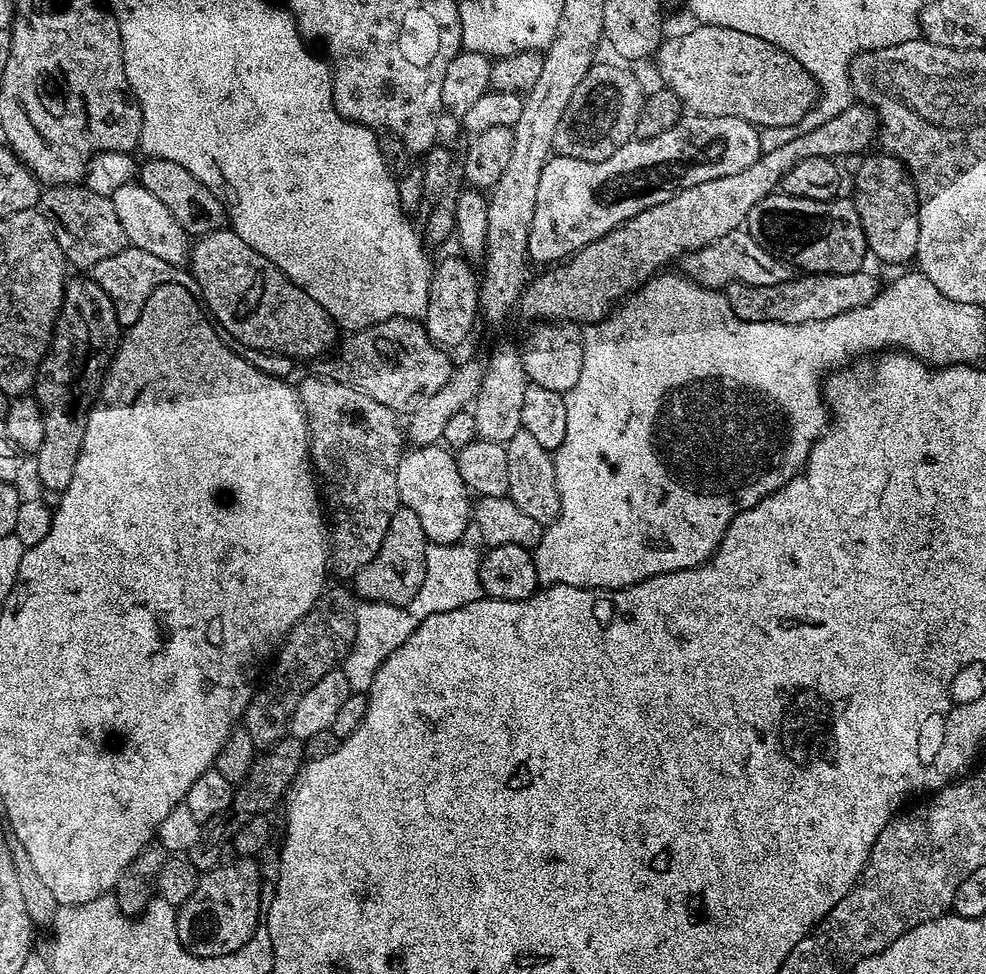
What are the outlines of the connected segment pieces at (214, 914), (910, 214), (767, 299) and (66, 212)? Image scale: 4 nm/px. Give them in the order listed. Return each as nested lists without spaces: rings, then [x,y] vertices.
[[[240,858],[237,864],[213,866],[199,877],[193,893],[176,910],[176,929],[180,945],[195,956],[214,958],[234,954],[256,933],[262,920],[260,907],[260,868],[252,858]]]
[[[877,151],[877,156],[863,157],[864,165],[856,172],[856,196],[854,203],[858,218],[862,218],[862,230],[866,234],[869,253],[877,256],[884,266],[907,265],[915,261],[918,250],[918,214],[920,205],[916,202],[916,185],[908,169],[896,156]]]
[[[868,270],[850,274],[817,272],[800,274],[786,282],[778,282],[774,286],[731,283],[726,289],[726,299],[730,310],[734,310],[734,314],[746,322],[797,324],[834,318],[834,314],[842,314],[858,306],[866,306],[874,302],[874,298],[881,290],[882,284],[879,284]]]
[[[83,183],[45,187],[40,193],[38,211],[44,215],[46,222],[50,222],[50,230],[54,230],[58,246],[62,246],[64,259],[73,269],[91,270],[98,262],[129,247],[126,230],[122,230],[122,222],[118,222],[112,197],[94,194],[94,190]]]

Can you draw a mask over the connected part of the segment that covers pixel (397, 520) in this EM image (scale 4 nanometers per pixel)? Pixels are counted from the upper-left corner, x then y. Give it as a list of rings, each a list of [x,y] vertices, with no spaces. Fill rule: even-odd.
[[[400,507],[390,518],[390,526],[386,526],[386,538],[382,538],[382,546],[378,546],[378,554],[362,566],[354,577],[354,592],[361,601],[373,600],[387,604],[408,604],[418,594],[426,575],[426,550],[429,541],[422,530],[422,522],[418,522],[414,510]]]

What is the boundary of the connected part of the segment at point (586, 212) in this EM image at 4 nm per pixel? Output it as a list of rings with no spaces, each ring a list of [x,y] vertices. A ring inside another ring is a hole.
[[[688,114],[681,118],[670,130],[666,130],[666,134],[658,134],[658,138],[650,138],[649,140],[638,140],[634,138],[626,146],[622,146],[622,150],[618,150],[618,154],[610,154],[610,158],[606,158],[602,162],[582,162],[574,158],[553,155],[551,158],[545,160],[544,169],[540,172],[540,177],[538,178],[536,205],[532,211],[532,221],[528,227],[528,238],[526,241],[526,251],[529,261],[536,263],[537,260],[538,263],[544,264],[540,266],[552,266],[557,262],[563,262],[579,248],[586,247],[590,242],[602,238],[610,230],[617,228],[619,224],[624,224],[630,218],[642,214],[642,210],[646,210],[650,206],[658,206],[658,202],[666,202],[666,198],[674,198],[674,194],[678,194],[682,189],[689,188],[690,186],[698,186],[698,182],[710,182],[710,178],[726,178],[726,174],[738,174],[738,170],[746,170],[746,166],[753,164],[762,154],[759,135],[761,136],[761,133],[758,131],[756,125],[746,122],[742,118]]]

